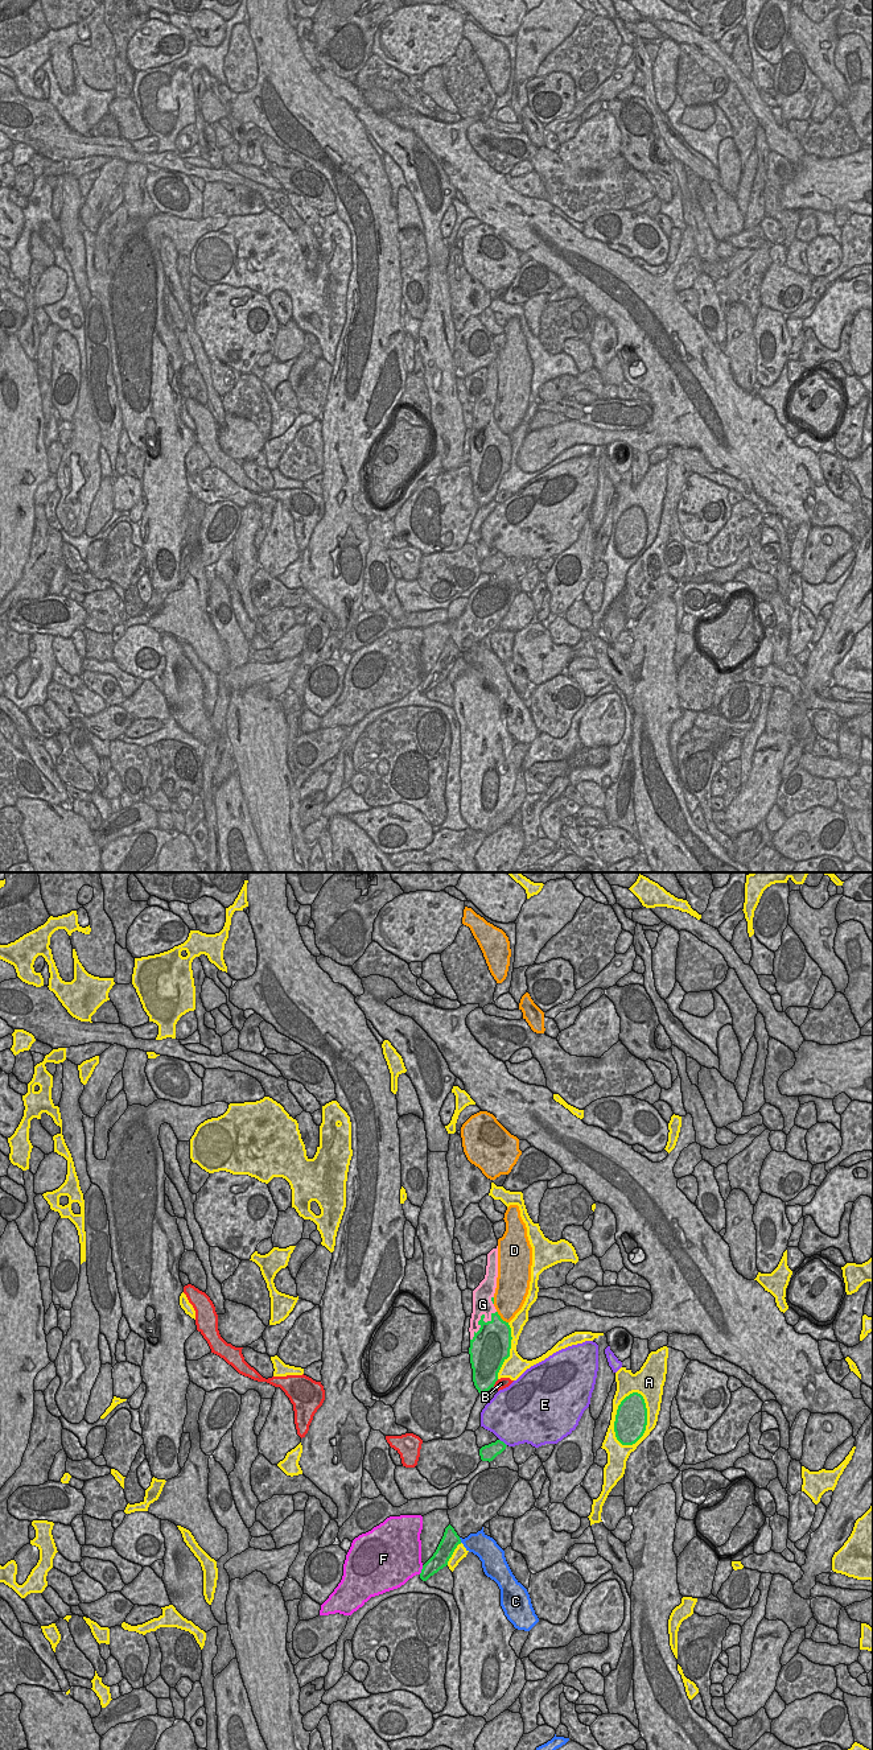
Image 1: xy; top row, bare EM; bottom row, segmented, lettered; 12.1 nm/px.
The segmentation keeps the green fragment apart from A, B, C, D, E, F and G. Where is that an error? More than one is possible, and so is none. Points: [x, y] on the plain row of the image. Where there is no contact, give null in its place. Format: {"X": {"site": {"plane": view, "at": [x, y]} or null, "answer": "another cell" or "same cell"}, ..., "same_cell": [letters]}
{"A": {"site": {"plane": "xy", "at": [616, 529]}, "answer": "another cell"}, "B": {"site": {"plane": "xy", "at": [494, 496]}, "answer": "another cell"}, "C": {"site": {"plane": "xy", "at": [460, 653]}, "answer": "another cell"}, "D": {"site": {"plane": "xy", "at": [499, 430]}, "answer": "another cell"}, "E": {"site": {"plane": "xy", "at": [503, 556]}, "answer": "another cell"}, "F": {"site": {"plane": "xy", "at": [421, 682]}, "answer": "another cell"}, "G": {"site": {"plane": "xy", "at": [478, 434]}, "answer": "same cell"}, "same_cell": ["G"]}

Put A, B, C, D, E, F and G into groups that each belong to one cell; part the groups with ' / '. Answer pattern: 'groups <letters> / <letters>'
groups A / B / C / D / E / F / G

